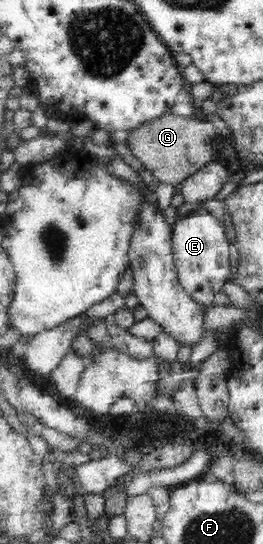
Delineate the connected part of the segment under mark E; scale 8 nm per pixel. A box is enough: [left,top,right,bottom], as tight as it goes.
[173,209,230,306]

